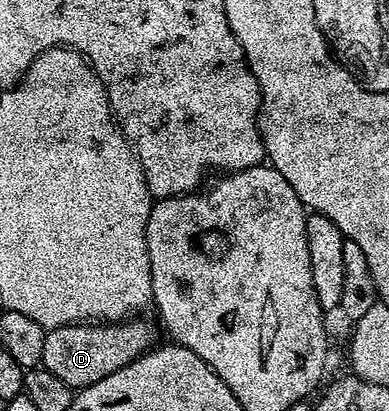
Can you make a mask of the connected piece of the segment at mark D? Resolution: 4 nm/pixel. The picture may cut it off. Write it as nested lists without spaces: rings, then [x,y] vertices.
[[[136,316],[131,320],[59,326],[56,330],[47,331],[46,344],[42,348],[43,369],[54,372],[58,380],[66,380],[66,384],[73,388],[98,384],[98,380],[118,372],[118,368],[153,349],[157,341],[156,334],[152,331],[151,324],[142,319],[143,317]]]

